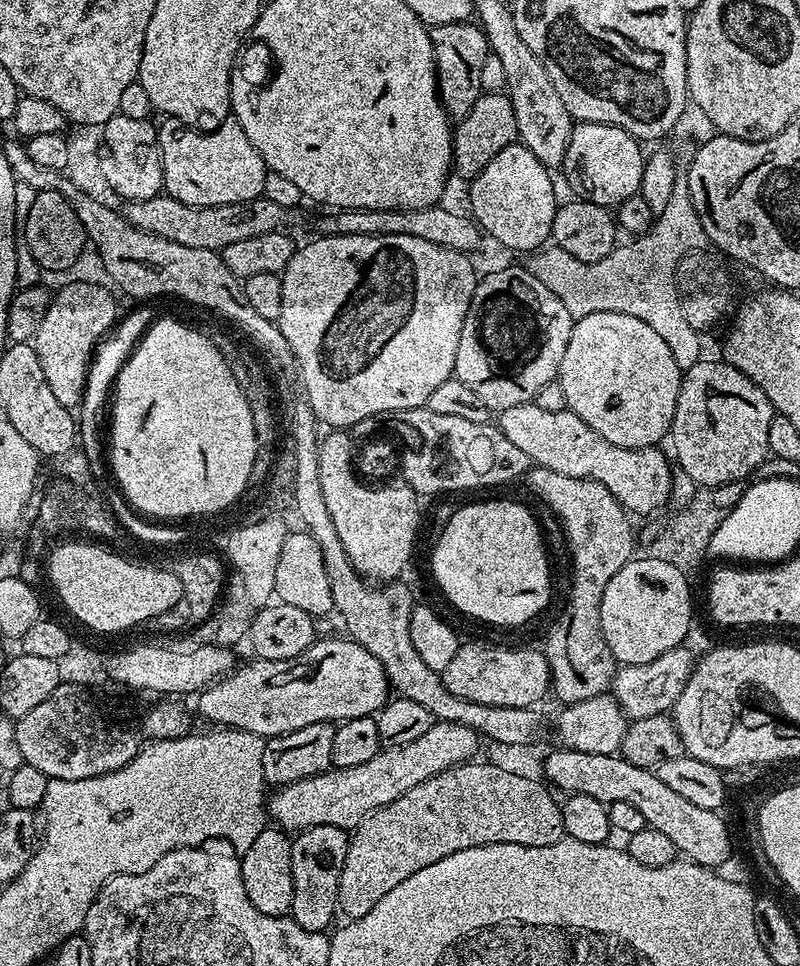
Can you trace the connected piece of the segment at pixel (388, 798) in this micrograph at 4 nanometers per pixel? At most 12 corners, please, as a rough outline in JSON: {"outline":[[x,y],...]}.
{"outline":[[433,722],[370,762],[281,784],[266,808],[295,834],[351,830],[473,759],[464,724]]}

